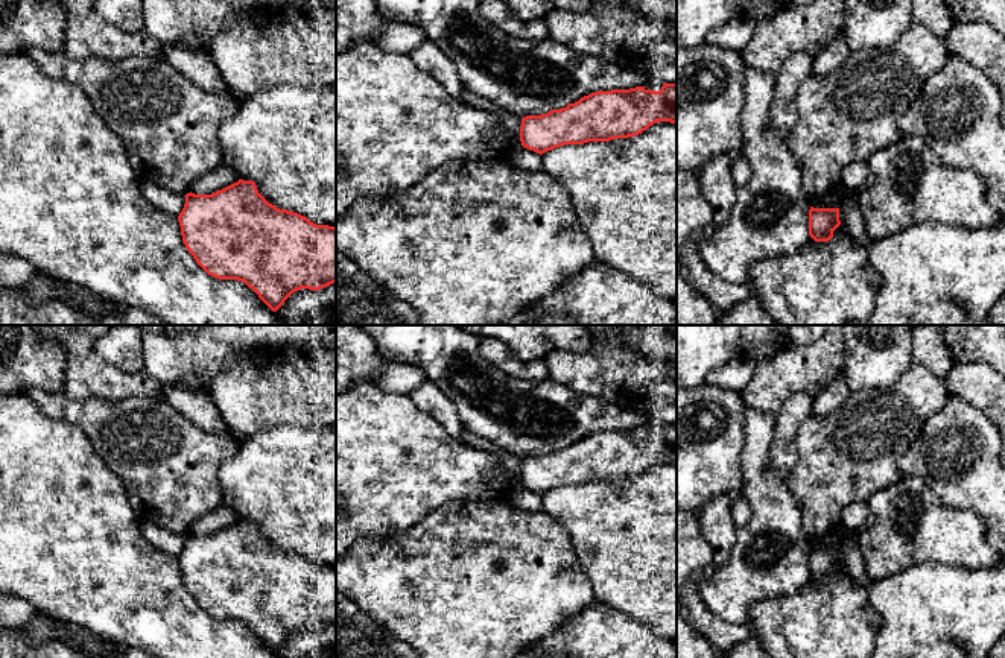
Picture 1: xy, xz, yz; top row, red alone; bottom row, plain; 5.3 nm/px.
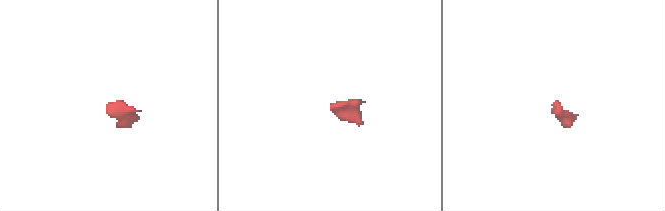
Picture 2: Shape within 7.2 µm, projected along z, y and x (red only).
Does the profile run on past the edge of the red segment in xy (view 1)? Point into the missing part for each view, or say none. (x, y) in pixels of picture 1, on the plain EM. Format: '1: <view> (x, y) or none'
1: none

